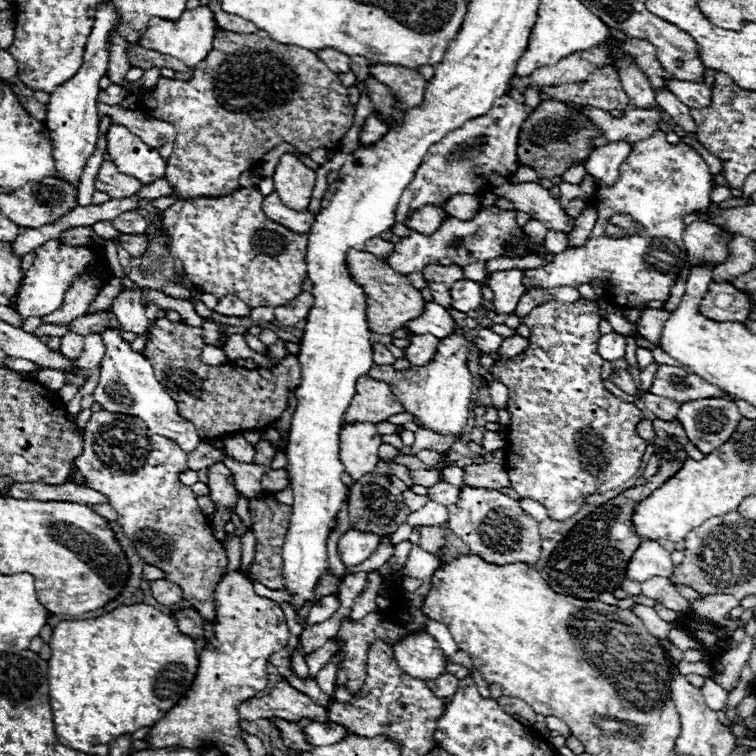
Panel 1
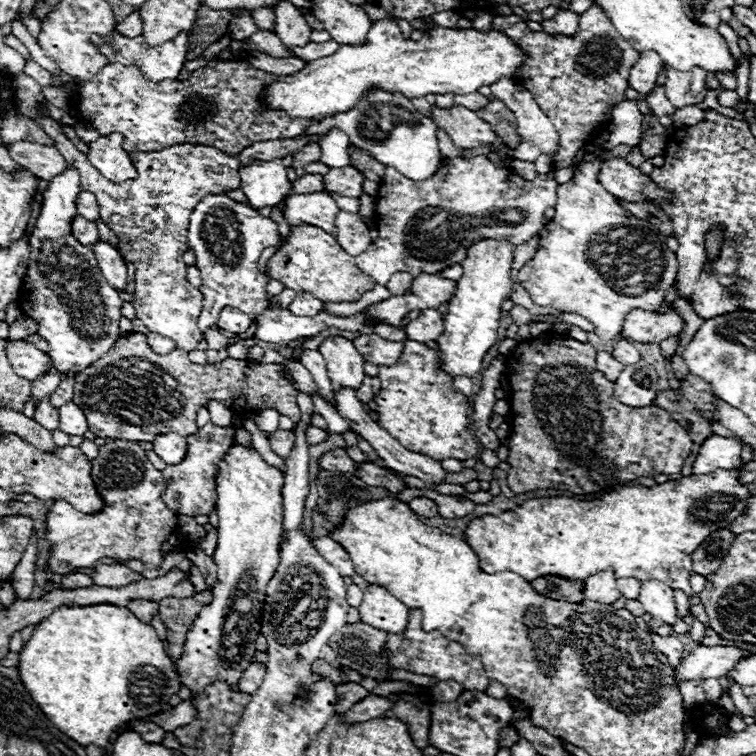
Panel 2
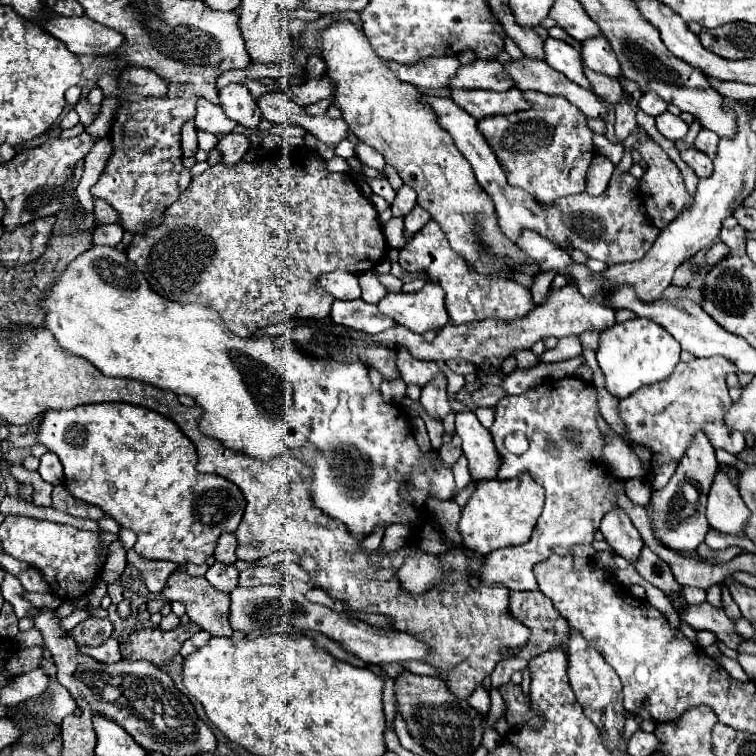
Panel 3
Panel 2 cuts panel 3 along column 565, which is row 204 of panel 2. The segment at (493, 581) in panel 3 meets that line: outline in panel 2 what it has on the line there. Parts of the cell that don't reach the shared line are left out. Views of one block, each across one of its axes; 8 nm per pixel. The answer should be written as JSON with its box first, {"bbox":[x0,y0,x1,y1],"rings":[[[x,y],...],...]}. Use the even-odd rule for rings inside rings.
{"bbox":[356,156,558,286],"rings":[[[442,156],[442,168],[438,168],[430,180],[422,182],[414,182],[404,178],[394,168],[386,168],[378,188],[378,240],[366,252],[362,252],[362,256],[356,256],[356,264],[376,284],[386,286],[390,276],[396,272],[408,272],[416,278],[418,274],[436,274],[442,268],[462,262],[466,258],[466,250],[482,238],[508,240],[514,246],[526,244],[534,234],[544,230],[544,212],[556,206],[556,188],[558,182],[554,172],[538,174],[534,180],[524,180],[512,170],[496,166],[484,156],[476,156],[472,160]]]}

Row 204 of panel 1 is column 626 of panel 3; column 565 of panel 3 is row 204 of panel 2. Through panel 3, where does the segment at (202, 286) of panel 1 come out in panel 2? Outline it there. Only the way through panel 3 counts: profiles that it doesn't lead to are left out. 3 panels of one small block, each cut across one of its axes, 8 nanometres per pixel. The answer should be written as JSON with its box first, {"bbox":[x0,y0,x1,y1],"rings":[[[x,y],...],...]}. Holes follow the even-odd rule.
{"bbox":[188,194,280,332],"rings":[[[224,194],[206,196],[190,214],[188,248],[194,250],[196,268],[202,272],[200,292],[204,294],[204,306],[198,318],[198,326],[206,332],[216,324],[222,308],[232,306],[246,312],[250,318],[260,314],[268,306],[266,284],[268,274],[260,274],[256,268],[258,256],[264,248],[280,244],[278,224],[272,218],[258,214],[250,204],[230,200]]]}

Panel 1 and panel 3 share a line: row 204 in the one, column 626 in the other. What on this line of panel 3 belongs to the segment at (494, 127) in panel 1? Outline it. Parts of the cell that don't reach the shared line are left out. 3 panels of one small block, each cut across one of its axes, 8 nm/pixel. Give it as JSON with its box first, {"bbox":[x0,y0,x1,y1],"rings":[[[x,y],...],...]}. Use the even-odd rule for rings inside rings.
{"bbox":[620,356,746,472],"rings":[[[724,356],[694,358],[688,364],[678,362],[668,378],[644,386],[620,402],[620,416],[626,422],[624,440],[628,440],[632,450],[640,456],[646,472],[680,460],[696,432],[704,432],[710,442],[718,442],[718,448],[730,454],[738,454],[746,448],[742,432],[728,428],[724,420],[732,406],[726,386],[728,372],[736,372],[736,364]]]}

